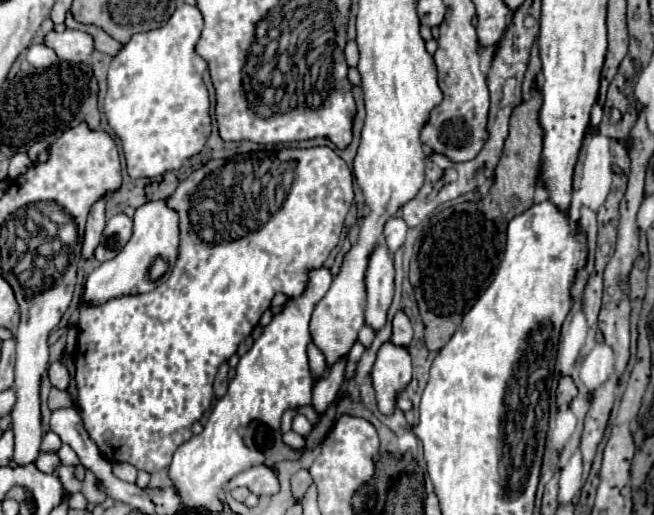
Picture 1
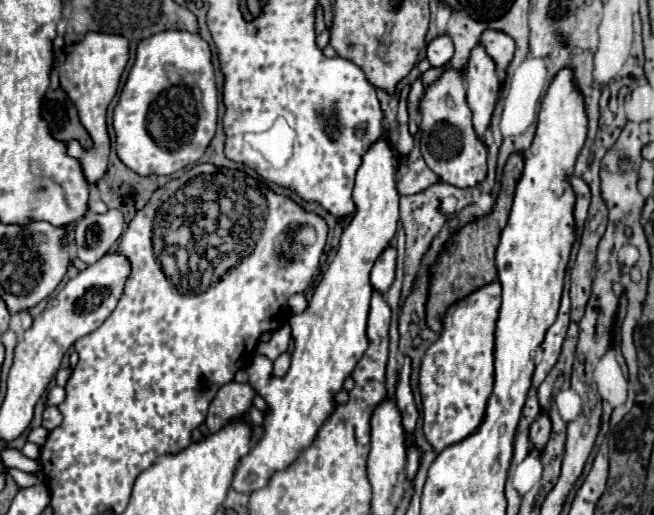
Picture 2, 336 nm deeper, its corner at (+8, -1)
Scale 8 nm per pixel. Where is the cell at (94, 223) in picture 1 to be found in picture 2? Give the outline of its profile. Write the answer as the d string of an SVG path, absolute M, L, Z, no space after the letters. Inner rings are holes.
M88 33L80 43L70 45L64 49L64 61L58 67L60 75L60 87L68 95L68 99L74 103L82 125L90 133L94 147L86 153L82 159L82 171L90 185L98 183L106 171L108 155L110 155L110 137L106 129L106 111L112 103L120 77L124 73L124 67L130 59L130 41L122 35L108 35L108 33Z

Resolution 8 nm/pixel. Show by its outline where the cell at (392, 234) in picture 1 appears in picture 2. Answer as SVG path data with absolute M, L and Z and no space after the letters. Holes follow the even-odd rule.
M388 247L372 267L372 273L370 273L372 289L384 295L394 281L394 271L396 271L396 249Z

